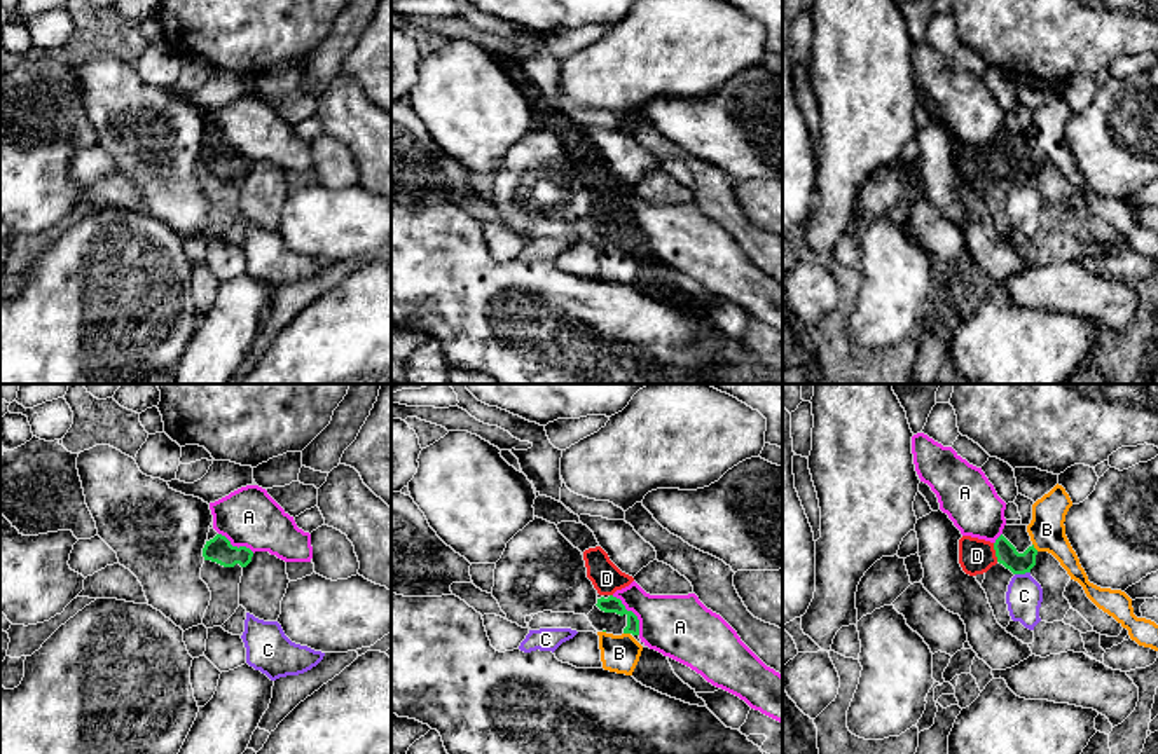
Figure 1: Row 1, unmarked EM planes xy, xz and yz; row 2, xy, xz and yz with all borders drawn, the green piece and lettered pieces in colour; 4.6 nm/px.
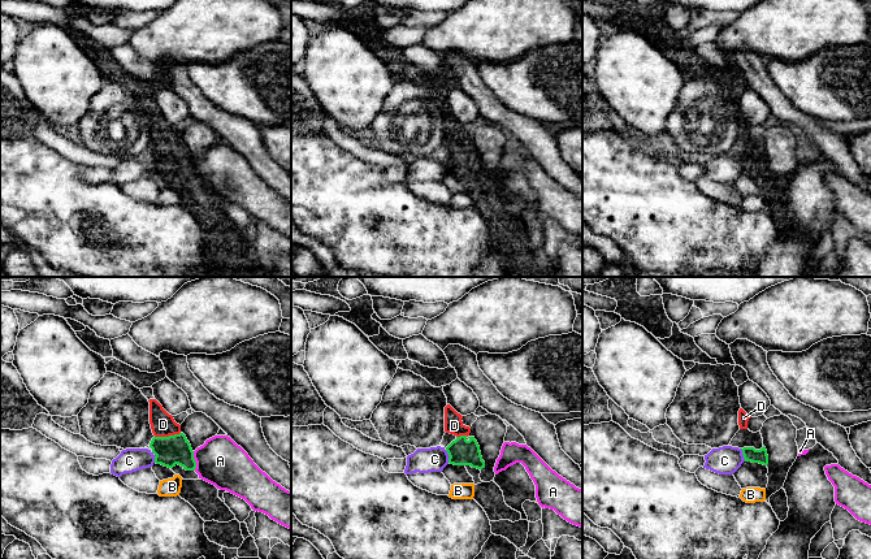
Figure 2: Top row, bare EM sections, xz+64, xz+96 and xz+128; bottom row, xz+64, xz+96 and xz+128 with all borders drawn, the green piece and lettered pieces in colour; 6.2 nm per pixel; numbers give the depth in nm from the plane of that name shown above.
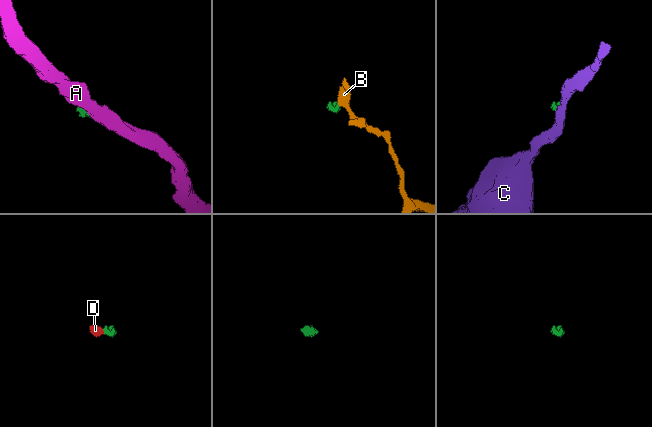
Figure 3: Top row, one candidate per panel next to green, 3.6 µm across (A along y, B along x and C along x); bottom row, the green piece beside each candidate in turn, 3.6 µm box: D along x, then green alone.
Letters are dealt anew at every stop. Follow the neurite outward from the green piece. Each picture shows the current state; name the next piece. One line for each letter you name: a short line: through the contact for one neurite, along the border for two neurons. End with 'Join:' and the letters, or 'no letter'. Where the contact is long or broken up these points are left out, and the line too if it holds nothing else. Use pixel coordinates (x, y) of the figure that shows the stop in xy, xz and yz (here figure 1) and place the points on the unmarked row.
D: yz (1006, 163), (996, 161), (977, 164)
Join: D

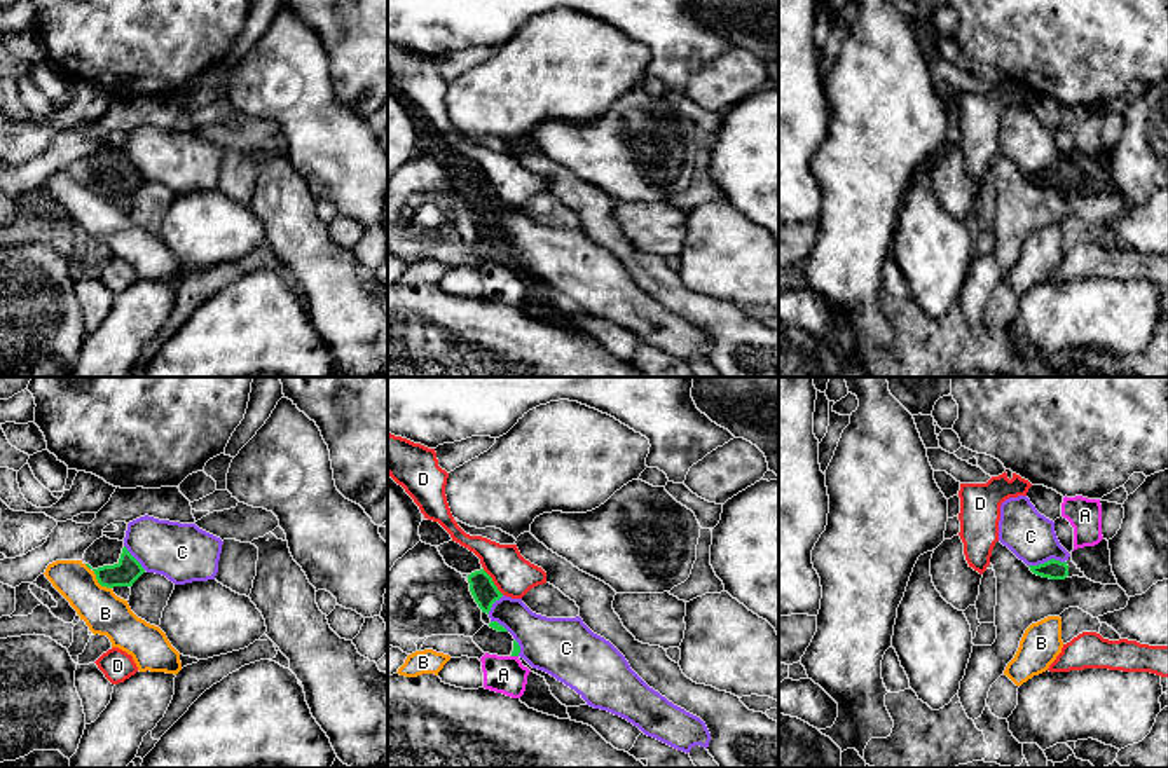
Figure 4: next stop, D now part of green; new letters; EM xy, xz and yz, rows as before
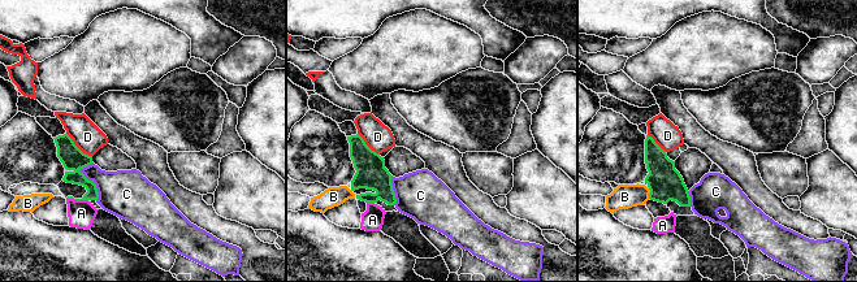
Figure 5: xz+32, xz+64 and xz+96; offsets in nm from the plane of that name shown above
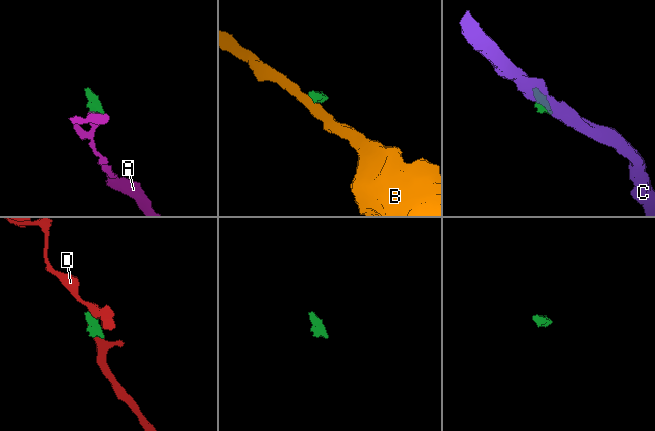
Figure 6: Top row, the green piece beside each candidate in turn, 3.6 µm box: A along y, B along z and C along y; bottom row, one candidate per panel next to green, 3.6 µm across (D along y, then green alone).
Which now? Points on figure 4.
Join: no letter

